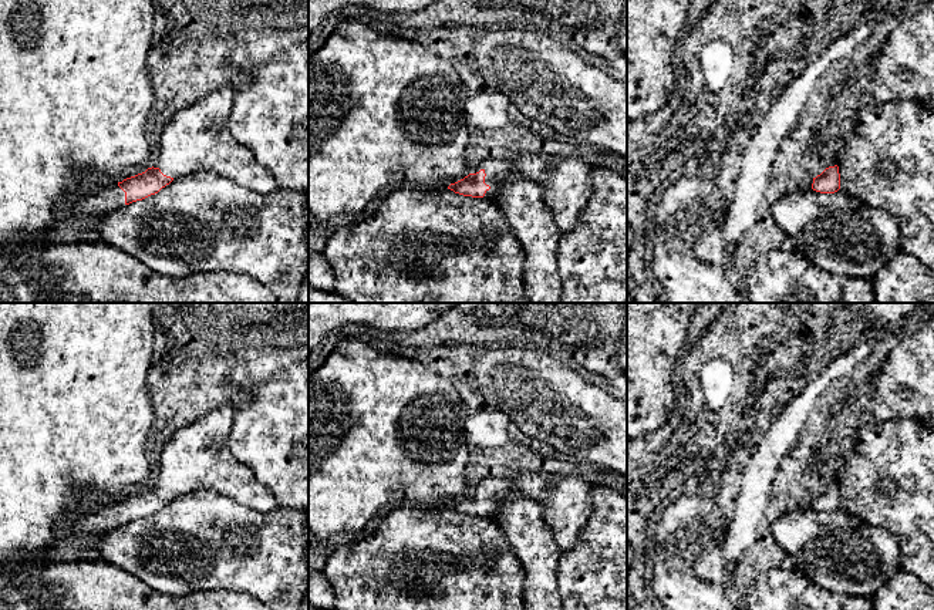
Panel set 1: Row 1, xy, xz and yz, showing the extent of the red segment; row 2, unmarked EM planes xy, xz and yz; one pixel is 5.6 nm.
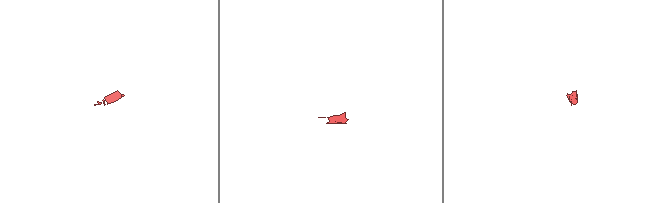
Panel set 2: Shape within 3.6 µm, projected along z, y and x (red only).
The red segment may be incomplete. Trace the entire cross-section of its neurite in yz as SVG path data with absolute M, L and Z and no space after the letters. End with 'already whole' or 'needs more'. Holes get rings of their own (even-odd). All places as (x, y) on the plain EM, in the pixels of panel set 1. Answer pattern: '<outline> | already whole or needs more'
M837 481L813 482L812 485L812 508L820 512L834 512L840 508L840 492Z | needs more

